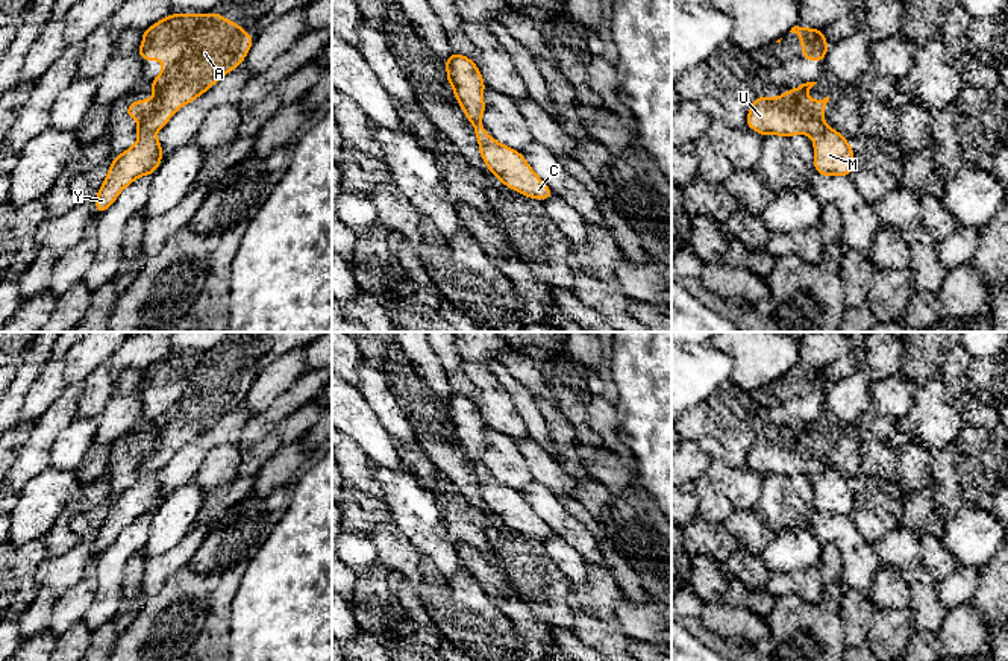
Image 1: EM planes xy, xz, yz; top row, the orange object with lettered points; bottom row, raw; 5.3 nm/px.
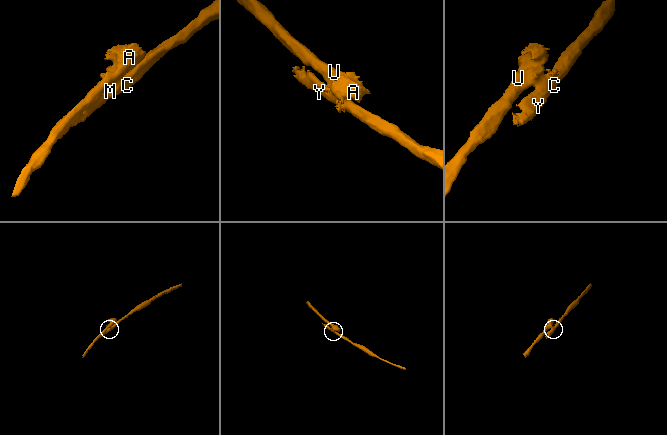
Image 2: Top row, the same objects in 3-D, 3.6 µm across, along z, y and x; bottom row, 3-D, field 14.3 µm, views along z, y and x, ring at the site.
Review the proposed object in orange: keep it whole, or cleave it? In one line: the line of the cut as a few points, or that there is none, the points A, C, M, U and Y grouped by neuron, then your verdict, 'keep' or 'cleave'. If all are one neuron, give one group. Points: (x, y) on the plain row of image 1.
xy (155, 472), (138, 478) | A U / C M Y | cleave

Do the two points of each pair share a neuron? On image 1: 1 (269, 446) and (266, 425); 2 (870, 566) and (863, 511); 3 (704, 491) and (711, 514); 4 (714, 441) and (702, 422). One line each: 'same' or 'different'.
1: different
2: different
3: same
4: same

